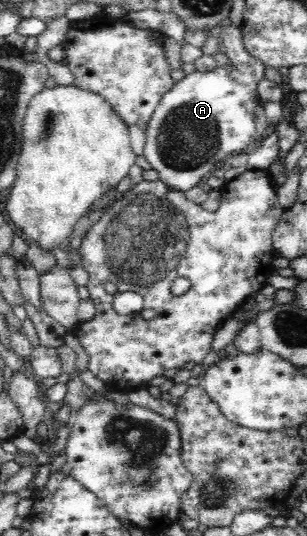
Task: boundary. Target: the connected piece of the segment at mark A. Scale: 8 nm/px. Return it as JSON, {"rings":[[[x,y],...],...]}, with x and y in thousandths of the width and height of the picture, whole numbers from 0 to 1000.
{"rings":[[[765,47],[723,50],[717,62],[717,95],[749,108],[749,118],[723,125],[713,118],[668,134],[638,131],[606,138],[547,170],[502,203],[489,226],[472,239],[476,267],[466,291],[489,312],[508,315],[515,330],[557,351],[612,356],[655,345],[697,317],[710,300],[733,300],[746,293],[788,285],[834,263],[834,222],[827,220],[827,179],[840,179],[840,155],[860,144],[866,131],[860,116],[831,108],[798,90],[785,54]]]}

